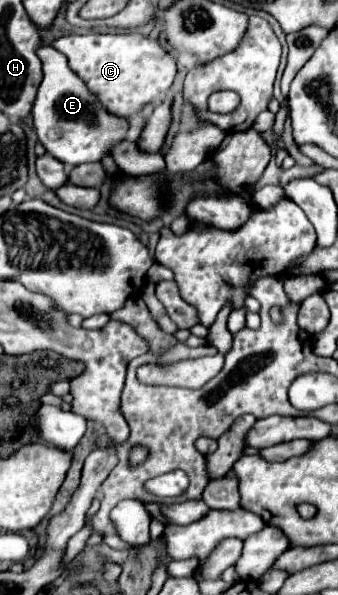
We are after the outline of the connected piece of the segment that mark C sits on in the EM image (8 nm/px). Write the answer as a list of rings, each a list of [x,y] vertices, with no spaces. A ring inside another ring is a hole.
[[[137,31],[122,35],[67,35],[59,37],[53,47],[67,55],[69,67],[91,91],[95,91],[95,95],[99,95],[99,101],[107,105],[107,111],[113,111],[113,115],[119,117],[129,117],[139,111],[143,103],[163,95],[177,73],[175,57],[155,39]]]

